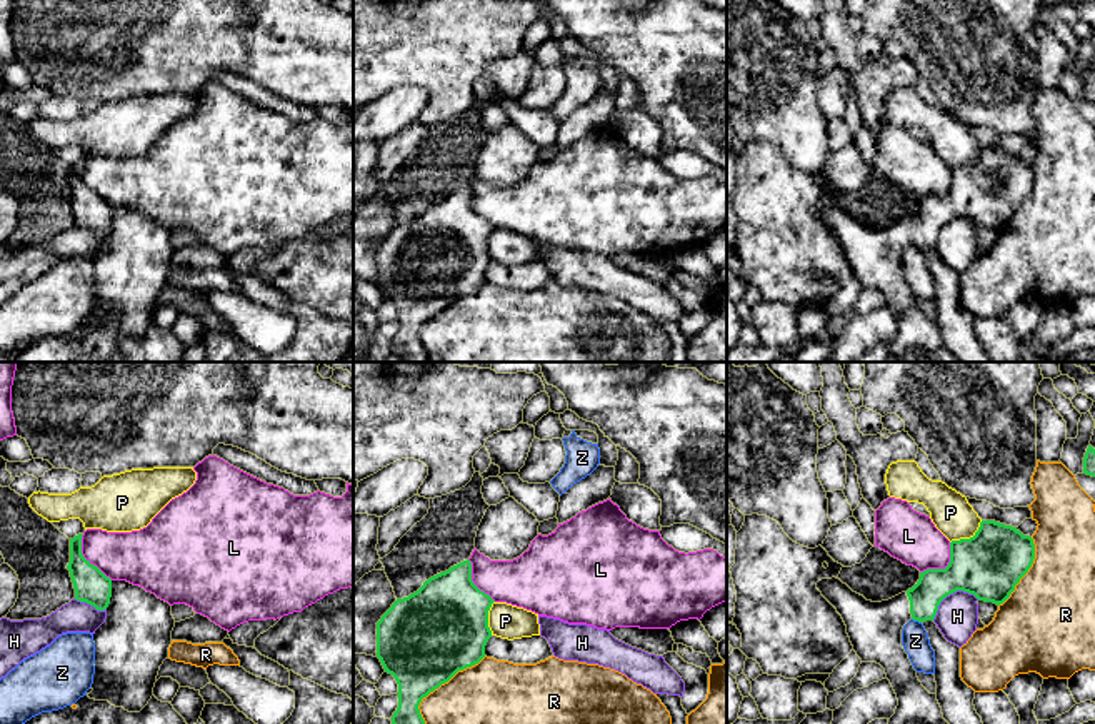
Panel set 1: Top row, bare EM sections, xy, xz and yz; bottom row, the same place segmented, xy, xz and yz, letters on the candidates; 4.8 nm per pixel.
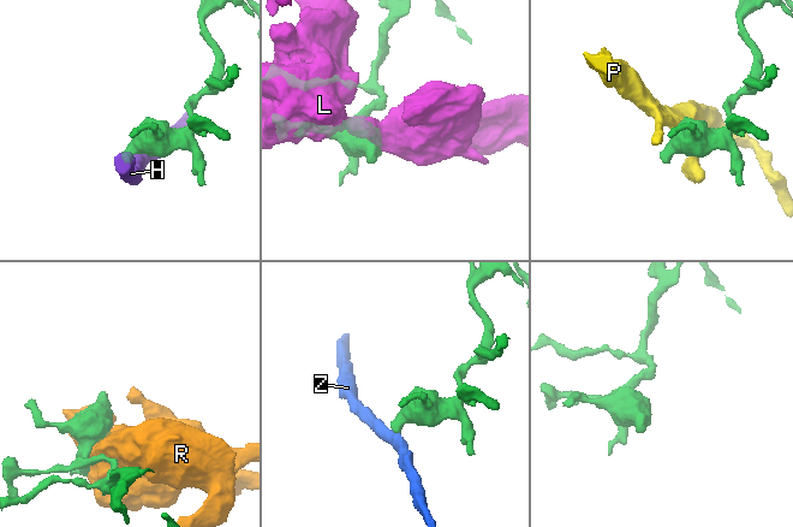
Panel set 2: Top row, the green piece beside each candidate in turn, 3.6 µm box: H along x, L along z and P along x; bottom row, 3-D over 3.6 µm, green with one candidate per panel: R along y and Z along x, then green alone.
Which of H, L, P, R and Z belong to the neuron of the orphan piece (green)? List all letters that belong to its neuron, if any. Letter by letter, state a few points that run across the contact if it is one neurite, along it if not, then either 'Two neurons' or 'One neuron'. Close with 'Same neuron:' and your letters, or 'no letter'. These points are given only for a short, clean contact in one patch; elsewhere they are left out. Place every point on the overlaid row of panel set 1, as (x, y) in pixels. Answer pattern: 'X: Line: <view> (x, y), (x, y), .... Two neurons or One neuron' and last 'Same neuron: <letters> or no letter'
H: Line: yz (979, 599), (972, 594), (954, 591), (940, 603), (932, 619). Two neurons
L: Two neurons
P: Two neurons
R: Two neurons
Z: Line: yz (912, 618), (920, 623). Two neurons
Same neuron: no letter

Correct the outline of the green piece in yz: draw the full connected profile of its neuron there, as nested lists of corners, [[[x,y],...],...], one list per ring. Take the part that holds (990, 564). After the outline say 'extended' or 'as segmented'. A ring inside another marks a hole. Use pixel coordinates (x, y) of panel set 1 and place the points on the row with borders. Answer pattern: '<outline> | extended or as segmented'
[[[982,520],[973,537],[950,542],[945,569],[920,572],[912,589],[888,601],[867,601],[837,577],[817,582],[817,589],[842,616],[862,662],[877,662],[885,669],[898,699],[888,724],[948,724],[937,694],[922,686],[902,646],[903,626],[910,619],[933,621],[940,602],[957,591],[1003,604],[1033,559],[1035,544],[1030,535],[1012,525]]] | extended

